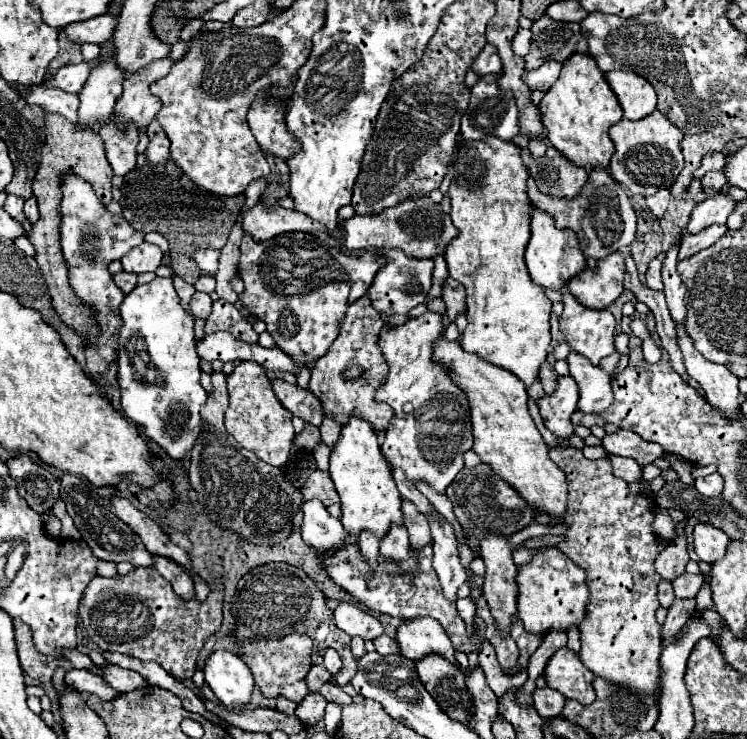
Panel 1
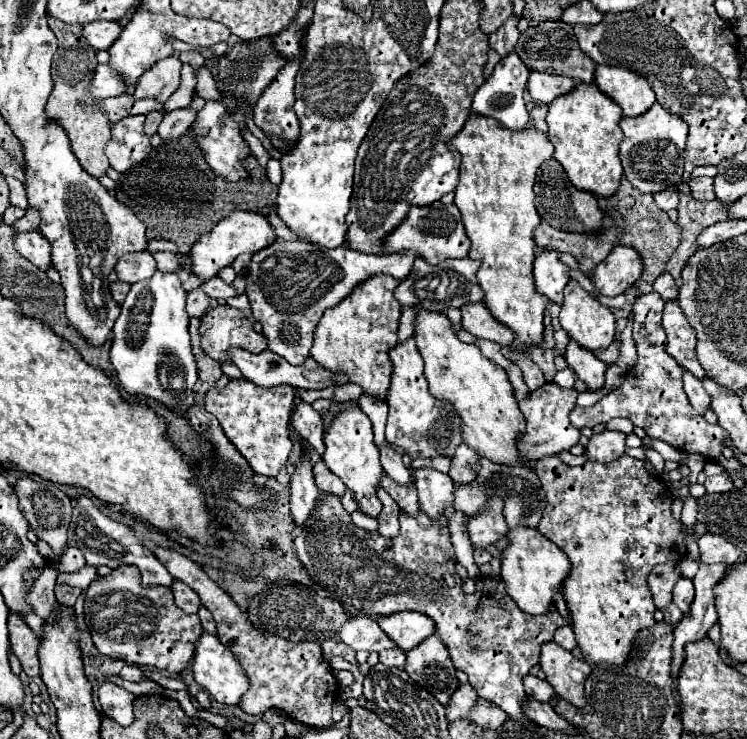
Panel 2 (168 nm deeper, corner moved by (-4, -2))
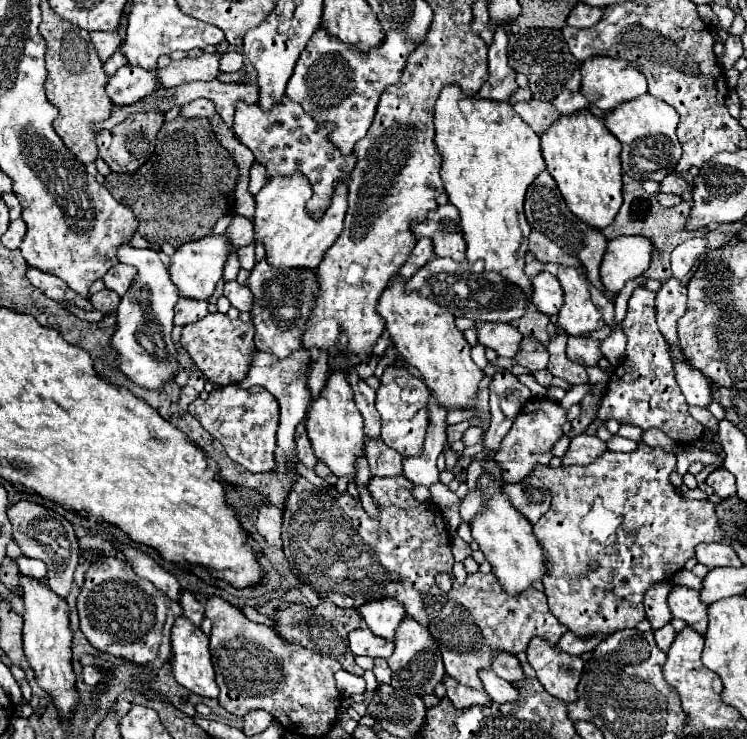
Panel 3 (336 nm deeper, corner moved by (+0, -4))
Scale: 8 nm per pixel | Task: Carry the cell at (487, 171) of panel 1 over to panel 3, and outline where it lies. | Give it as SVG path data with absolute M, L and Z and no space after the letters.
M447 85L435 105L435 143L443 157L441 179L449 203L459 209L467 243L467 259L485 261L485 271L497 271L527 295L531 281L523 273L529 223L523 213L527 187L545 169L539 135L503 101L467 97L459 85Z

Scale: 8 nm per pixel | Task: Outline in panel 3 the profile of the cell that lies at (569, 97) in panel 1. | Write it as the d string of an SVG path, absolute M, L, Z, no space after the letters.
M581 111L571 117L559 117L541 137L541 151L549 175L555 179L569 211L579 221L603 231L615 219L621 197L621 143L603 127L603 119L591 111Z

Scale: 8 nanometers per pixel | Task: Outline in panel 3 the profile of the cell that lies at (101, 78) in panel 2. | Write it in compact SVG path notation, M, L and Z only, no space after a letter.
M125 65L111 77L107 85L107 95L115 105L131 105L157 89L161 87L159 79L155 79L155 71Z

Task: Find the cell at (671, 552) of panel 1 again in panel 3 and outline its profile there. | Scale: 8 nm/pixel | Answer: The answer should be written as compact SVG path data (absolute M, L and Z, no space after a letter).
M661 581L661 583L655 583L647 593L645 593L645 613L647 613L647 621L651 623L651 629L657 631L661 629L663 625L667 625L673 615L669 611L669 605L667 605L667 595L671 591L671 585Z

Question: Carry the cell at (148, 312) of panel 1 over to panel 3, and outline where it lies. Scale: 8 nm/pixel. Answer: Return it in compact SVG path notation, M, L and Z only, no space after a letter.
M125 243L119 245L117 251L119 263L127 263L137 267L137 275L129 287L129 291L123 295L119 309L117 309L117 331L111 339L111 345L117 349L119 367L121 371L137 385L145 389L159 391L163 381L169 381L177 369L179 363L175 359L175 347L171 341L171 329L173 329L173 307L179 299L175 285L169 279L167 267L161 263L157 251L153 249L135 249L133 245Z

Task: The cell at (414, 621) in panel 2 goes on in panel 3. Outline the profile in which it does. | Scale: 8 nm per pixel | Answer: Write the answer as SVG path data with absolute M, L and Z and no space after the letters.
M383 599L383 601L371 601L365 603L361 607L357 607L359 615L365 619L367 627L383 637L383 639L393 639L395 635L395 627L403 621L405 617L405 609L399 601L395 599Z

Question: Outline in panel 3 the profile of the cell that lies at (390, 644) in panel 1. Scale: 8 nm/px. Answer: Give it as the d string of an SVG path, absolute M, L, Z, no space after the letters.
M375 659L373 673L375 673L375 679L379 683L391 683L391 669L389 669L389 665L387 665L385 659Z

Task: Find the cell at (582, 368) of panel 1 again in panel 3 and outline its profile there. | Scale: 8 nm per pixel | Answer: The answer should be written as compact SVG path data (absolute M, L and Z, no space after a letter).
M569 337L567 339L567 357L575 363L581 363L585 367L597 365L603 357L599 349L599 341L587 339L587 337Z

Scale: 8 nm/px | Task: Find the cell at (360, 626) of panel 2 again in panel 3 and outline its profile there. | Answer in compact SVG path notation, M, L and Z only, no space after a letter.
M355 629L349 635L349 649L353 655L369 655L387 659L393 653L393 641L373 635L369 629Z

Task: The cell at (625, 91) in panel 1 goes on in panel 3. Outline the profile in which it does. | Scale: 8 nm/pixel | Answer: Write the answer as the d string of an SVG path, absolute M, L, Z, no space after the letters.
M595 55L595 57L583 61L581 75L583 75L583 79L581 79L581 93L589 99L591 105L599 107L605 113L615 109L615 105L619 105L623 101L631 101L631 99L647 93L645 77L637 71L635 65L631 65L631 63L623 61L623 59Z

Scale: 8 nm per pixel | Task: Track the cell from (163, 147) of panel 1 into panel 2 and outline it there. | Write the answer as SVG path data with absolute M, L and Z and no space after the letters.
M195 97L191 107L185 107L185 109L177 109L177 111L171 111L163 117L157 133L161 137L161 141L173 141L173 139L179 139L187 127L193 123L195 119L195 113L199 111L199 107L203 105L203 99Z

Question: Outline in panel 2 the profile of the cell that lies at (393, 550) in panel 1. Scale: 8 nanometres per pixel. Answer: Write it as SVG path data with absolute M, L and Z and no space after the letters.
M379 489L379 499L383 503L383 511L379 515L379 533L385 537L397 537L399 535L399 505L395 505L395 501L383 491Z

